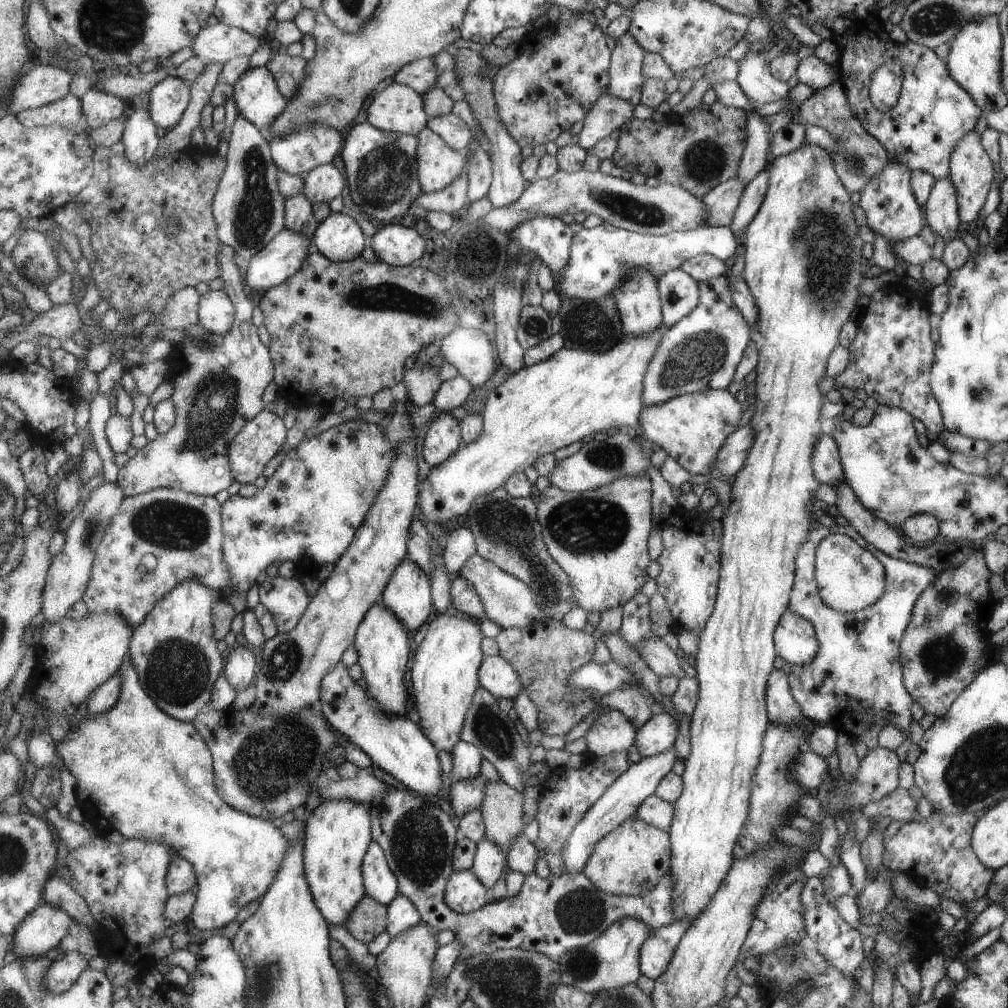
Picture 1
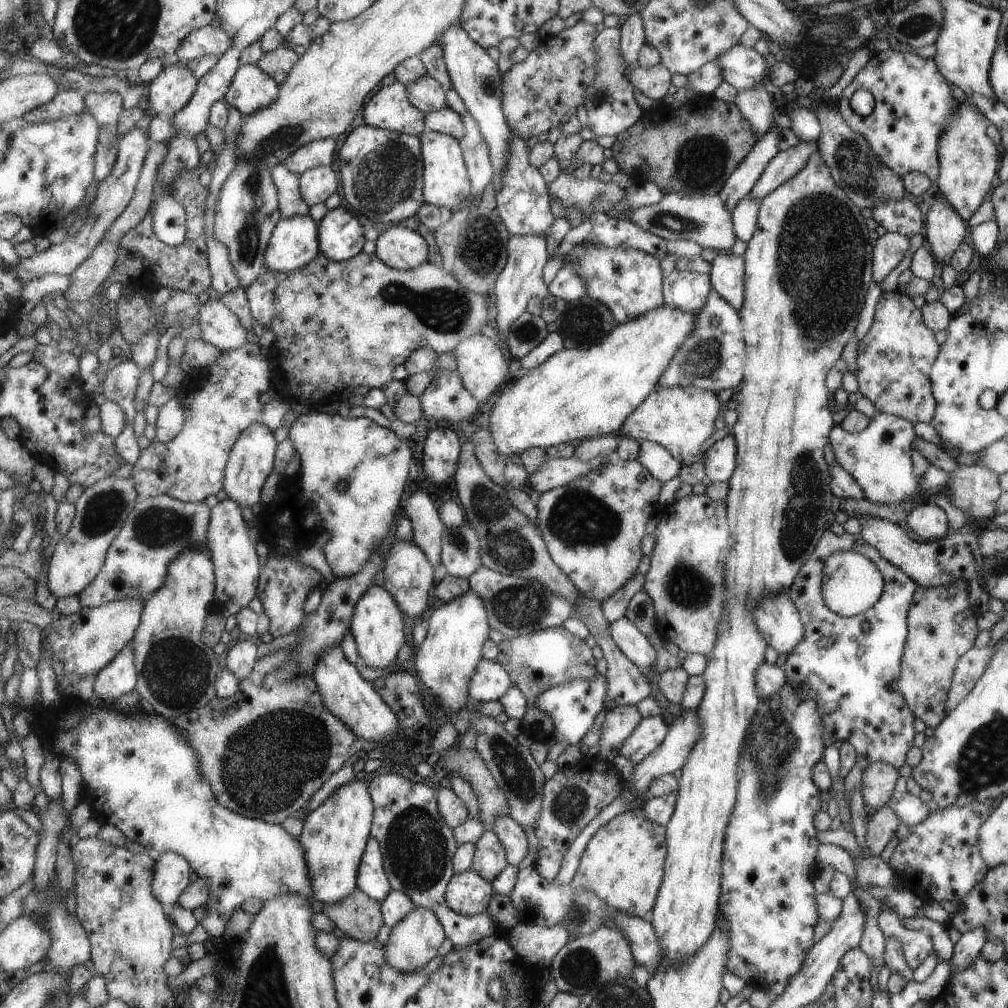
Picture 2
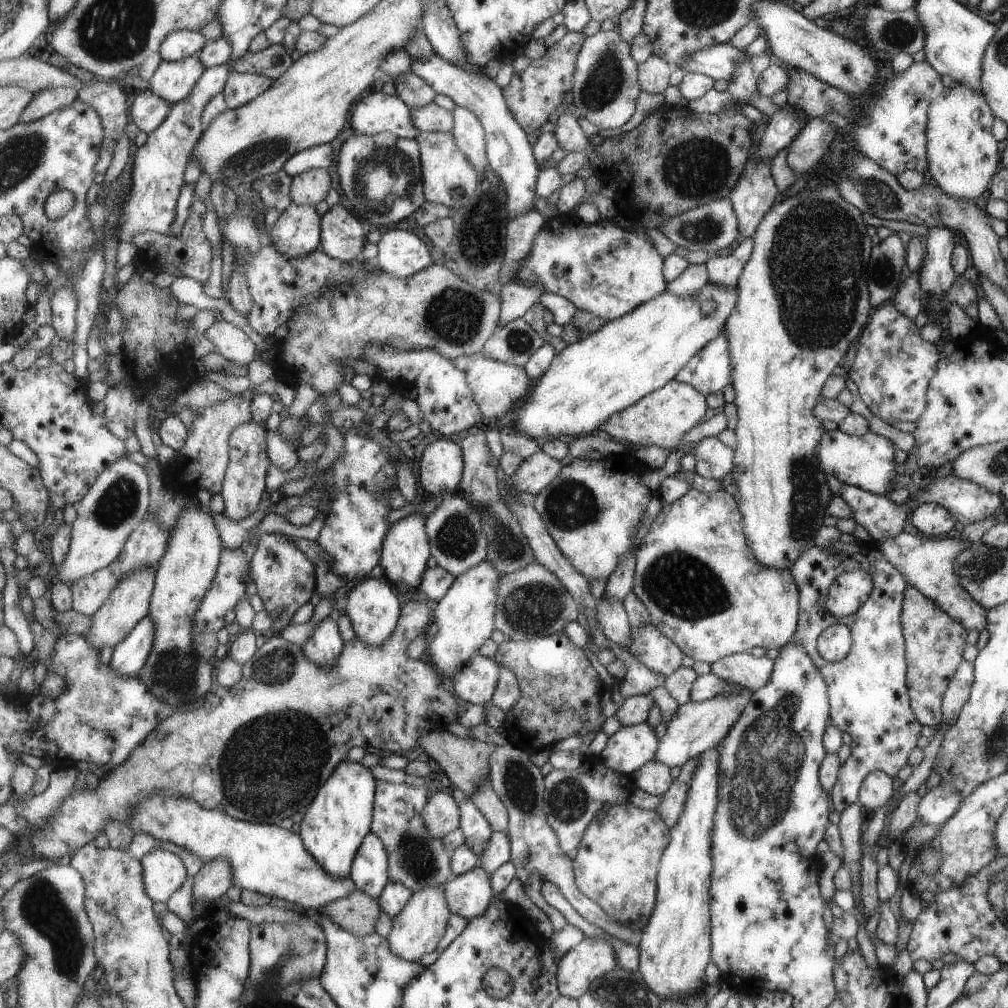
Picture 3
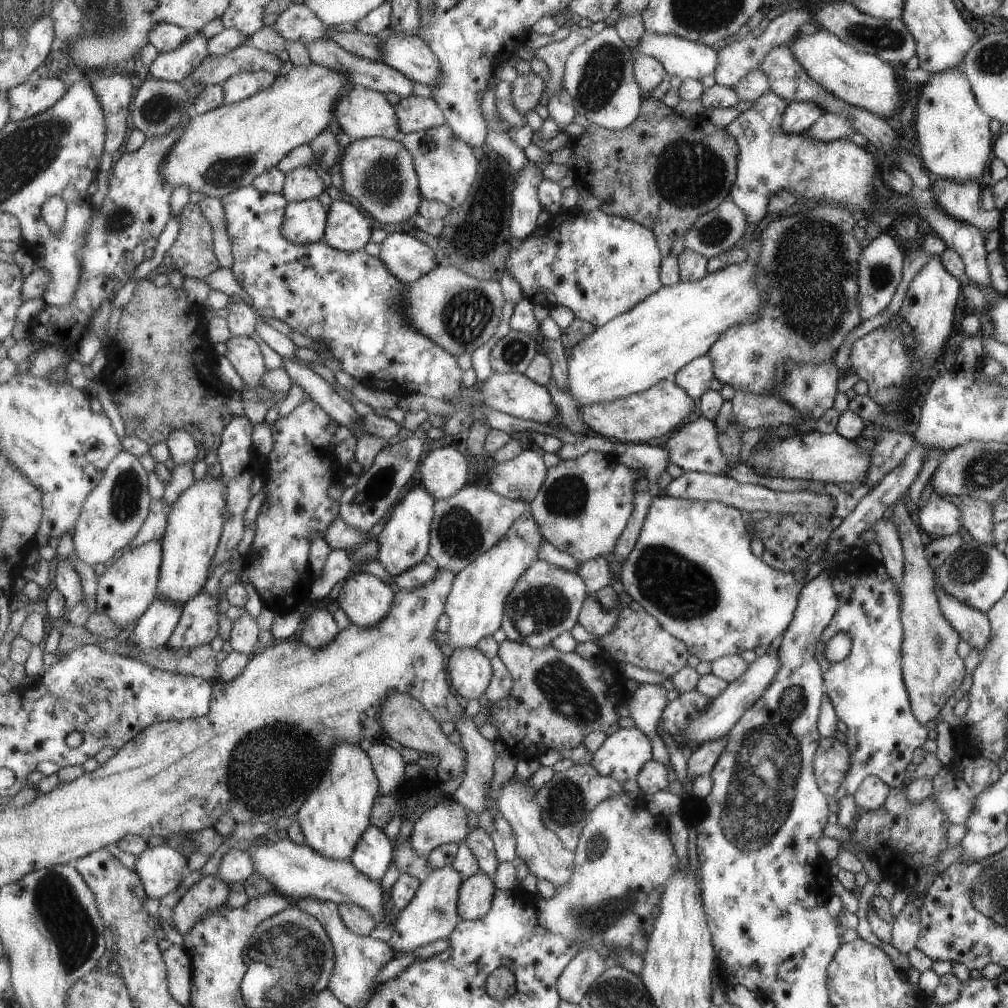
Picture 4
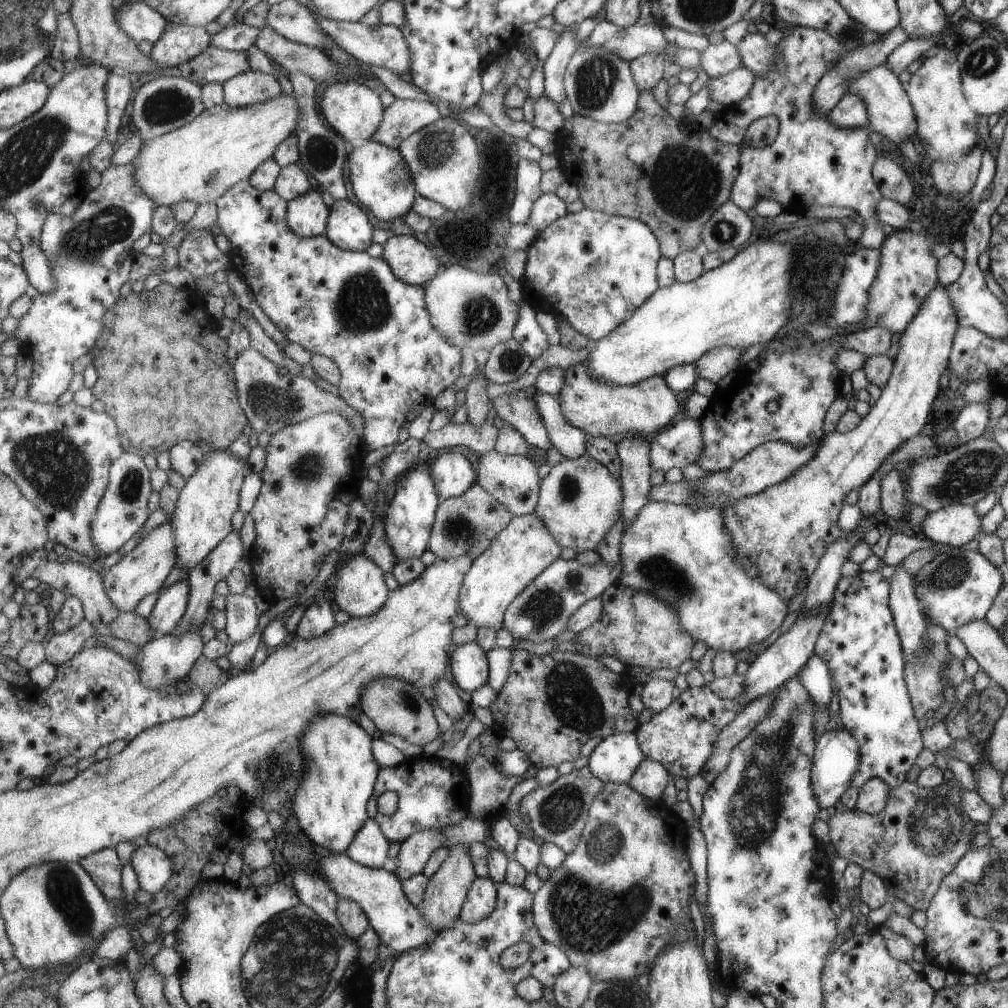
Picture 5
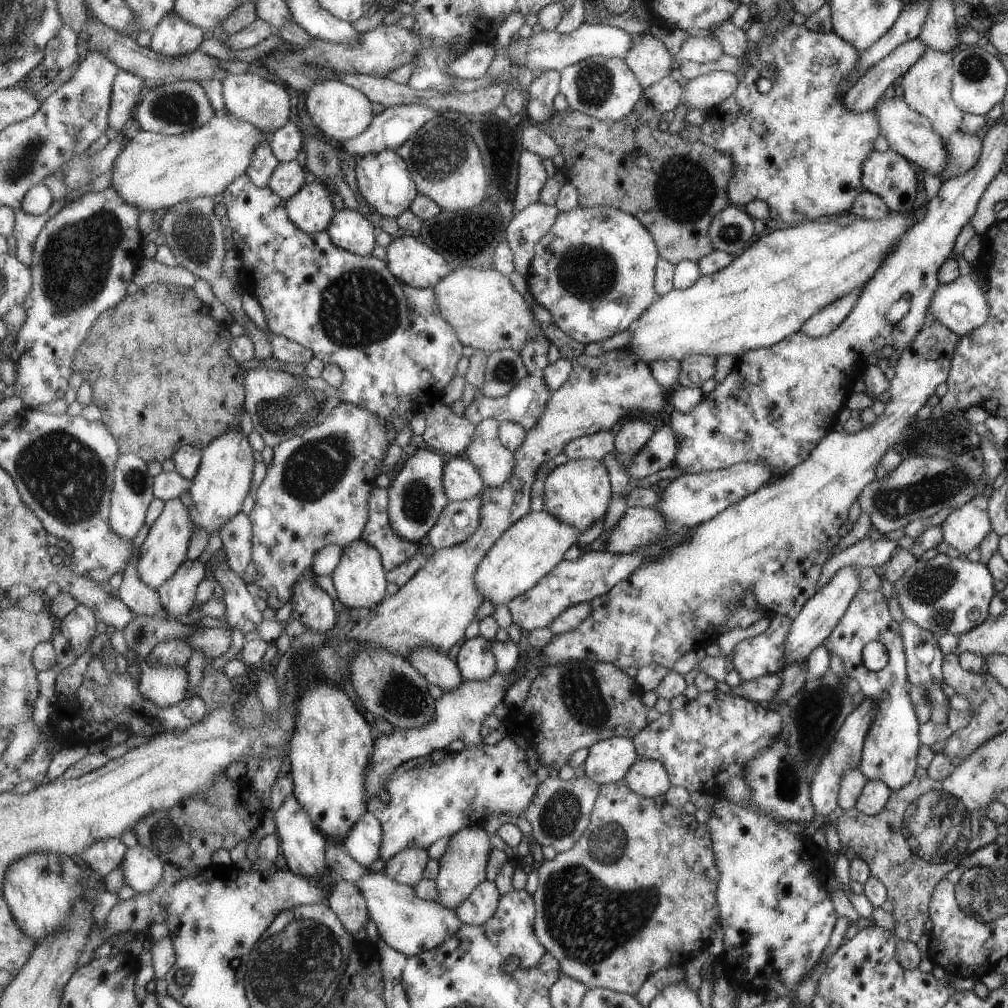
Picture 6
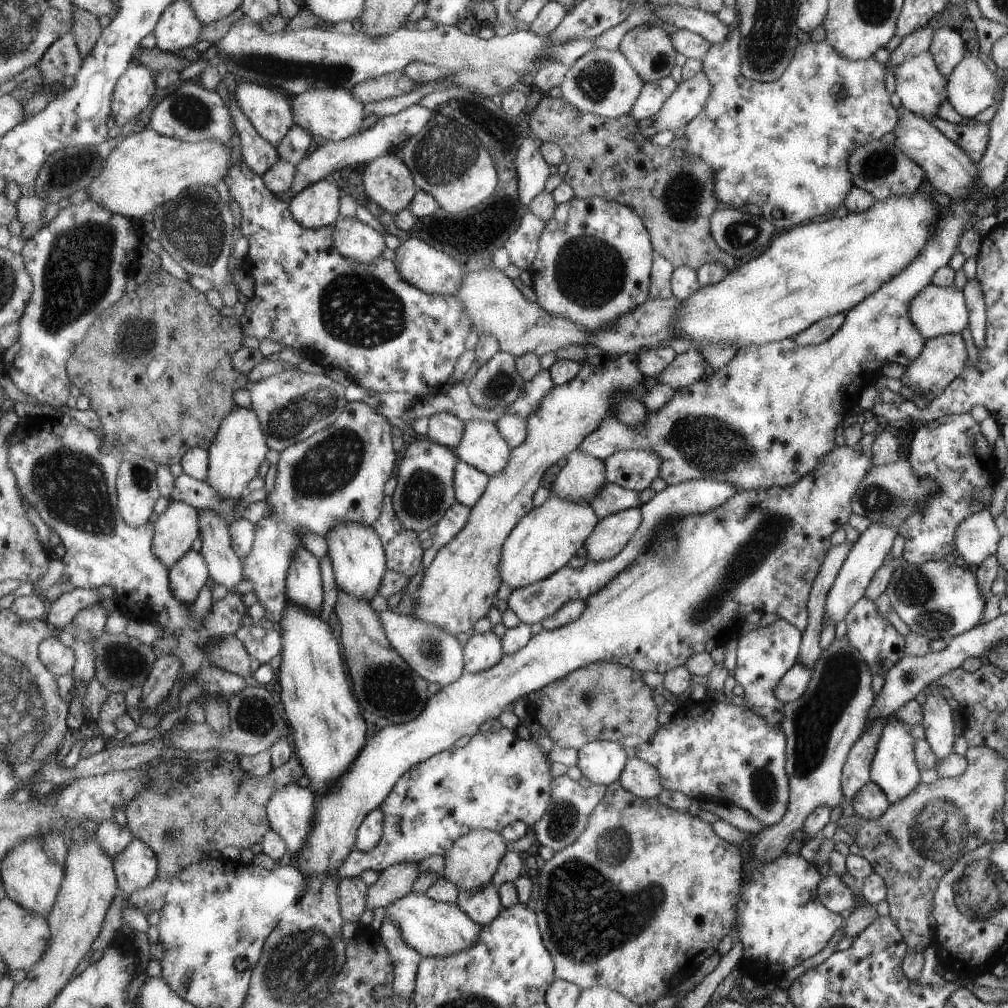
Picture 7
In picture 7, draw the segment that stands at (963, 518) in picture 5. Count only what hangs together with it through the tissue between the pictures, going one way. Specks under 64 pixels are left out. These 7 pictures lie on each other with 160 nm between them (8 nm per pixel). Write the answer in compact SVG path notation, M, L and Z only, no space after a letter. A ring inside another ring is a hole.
M987 508L978 510L956 528L956 552L973 569L995 554L1001 537Z

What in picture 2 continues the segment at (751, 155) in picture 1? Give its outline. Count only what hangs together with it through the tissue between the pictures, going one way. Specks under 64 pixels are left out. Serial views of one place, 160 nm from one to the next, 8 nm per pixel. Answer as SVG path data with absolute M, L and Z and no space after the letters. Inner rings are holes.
M757 83L751 88L738 90L734 103L739 107L740 113L751 123L757 139L773 126L771 118L775 114L775 109L762 84Z

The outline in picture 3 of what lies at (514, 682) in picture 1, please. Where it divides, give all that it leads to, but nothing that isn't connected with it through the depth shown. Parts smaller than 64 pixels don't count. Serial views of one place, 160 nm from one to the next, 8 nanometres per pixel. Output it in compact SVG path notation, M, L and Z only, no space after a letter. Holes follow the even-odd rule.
M479 653L456 674L452 685L463 700L485 705L496 693L501 671L500 663Z

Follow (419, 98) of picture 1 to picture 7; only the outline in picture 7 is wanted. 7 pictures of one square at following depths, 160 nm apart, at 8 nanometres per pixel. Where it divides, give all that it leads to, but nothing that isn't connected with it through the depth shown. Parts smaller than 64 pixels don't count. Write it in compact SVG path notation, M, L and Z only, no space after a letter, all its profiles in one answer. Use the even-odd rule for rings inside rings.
M316 88L299 93L292 103L297 125L301 125L313 135L322 136L328 141L342 141L356 134L363 126L365 103L344 88Z

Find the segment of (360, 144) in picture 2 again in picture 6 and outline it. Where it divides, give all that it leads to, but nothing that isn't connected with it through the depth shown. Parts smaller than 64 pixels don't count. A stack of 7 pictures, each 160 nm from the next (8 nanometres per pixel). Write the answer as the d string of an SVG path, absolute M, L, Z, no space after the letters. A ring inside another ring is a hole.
M383 150L359 157L355 169L361 196L381 216L397 218L411 208L411 204L420 194L408 163L396 151Z

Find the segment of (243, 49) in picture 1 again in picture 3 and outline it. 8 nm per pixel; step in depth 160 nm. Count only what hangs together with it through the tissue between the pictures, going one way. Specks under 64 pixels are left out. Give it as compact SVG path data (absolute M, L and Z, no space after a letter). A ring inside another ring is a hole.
M179 29L165 37L159 52L165 61L178 61L199 53L208 42L199 31Z

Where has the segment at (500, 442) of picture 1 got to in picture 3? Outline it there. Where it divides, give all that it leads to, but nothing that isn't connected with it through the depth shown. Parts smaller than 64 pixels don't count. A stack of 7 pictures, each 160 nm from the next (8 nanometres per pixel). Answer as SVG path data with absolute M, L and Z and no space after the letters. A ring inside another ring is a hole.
M707 282L697 293L680 297L671 291L665 291L659 297L638 306L633 312L607 321L595 334L575 341L562 350L551 363L548 371L534 384L530 392L515 410L515 428L532 439L545 436L588 435L599 432L599 428L613 414L628 409L644 396L662 389L676 378L689 358L699 352L724 330L728 317L739 300L739 291L735 287L714 285Z

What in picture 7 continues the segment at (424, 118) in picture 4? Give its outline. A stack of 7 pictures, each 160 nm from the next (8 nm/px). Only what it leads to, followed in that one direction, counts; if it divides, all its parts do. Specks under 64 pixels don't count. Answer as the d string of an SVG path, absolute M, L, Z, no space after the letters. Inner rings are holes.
M417 103L396 114L384 116L372 128L361 132L357 136L351 136L342 141L328 141L322 146L316 146L310 152L310 155L296 166L296 179L290 191L284 195L279 195L279 197L289 201L304 188L325 179L331 172L337 172L337 170L353 166L353 164L373 162L376 158L389 153L397 155L410 138L413 138L427 126L428 120L432 119L435 113L435 110L425 108Z

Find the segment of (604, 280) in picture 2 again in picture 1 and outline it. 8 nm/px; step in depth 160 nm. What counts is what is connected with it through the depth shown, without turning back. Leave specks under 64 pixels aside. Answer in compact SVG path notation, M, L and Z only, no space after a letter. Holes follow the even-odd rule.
M637 270L635 280L641 280L637 290L617 287L616 296L624 330L629 335L643 336L663 326L664 314L658 278L650 270Z

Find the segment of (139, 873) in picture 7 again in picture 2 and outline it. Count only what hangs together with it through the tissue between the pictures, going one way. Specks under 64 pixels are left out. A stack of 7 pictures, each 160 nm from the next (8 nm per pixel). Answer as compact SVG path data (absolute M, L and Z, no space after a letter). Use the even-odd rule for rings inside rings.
M173 851L161 854L156 860L152 887L156 897L168 909L176 905L191 884L191 866L188 858Z

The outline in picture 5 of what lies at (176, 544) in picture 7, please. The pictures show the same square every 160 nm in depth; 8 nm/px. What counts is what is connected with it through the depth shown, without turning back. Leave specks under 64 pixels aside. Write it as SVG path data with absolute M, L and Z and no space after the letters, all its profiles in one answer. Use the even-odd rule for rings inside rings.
M167 485L160 492L160 502L164 512L170 516L169 521L155 527L123 558L117 562L110 561L108 563L108 567L104 572L104 585L114 607L119 608L122 613L134 611L145 596L161 591L167 576L171 574L173 568L176 568L176 534L171 520L177 508L179 497L180 491L173 488L173 486Z

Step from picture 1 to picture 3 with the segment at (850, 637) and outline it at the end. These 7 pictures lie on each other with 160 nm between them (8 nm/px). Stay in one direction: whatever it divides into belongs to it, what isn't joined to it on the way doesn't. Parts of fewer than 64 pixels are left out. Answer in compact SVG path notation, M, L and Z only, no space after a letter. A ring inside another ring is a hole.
M835 541L833 544L824 543L822 547L813 546L801 553L789 569L790 574L799 588L799 617L796 620L796 632L792 634L792 640L797 641L806 651L809 658L816 665L817 670L824 677L828 691L828 722L841 732L847 732L851 737L850 755L839 766L836 774L836 784L832 786L829 794L832 794L833 808L841 812L859 796L859 788L865 777L872 771L883 771L891 778L896 776L899 769L906 764L908 754L911 752L917 738L919 738L920 721L912 710L905 677L907 676L907 659L903 658L903 637L901 634L900 612L903 608L904 590L907 580L884 557L884 553L878 549L872 541L855 543L842 543ZM865 576L872 582L867 600L863 600L855 612L844 617L834 617L824 610L824 602L827 592L837 586L850 584L852 578ZM830 624L848 624L852 643L845 655L837 662L823 660L816 649L816 638L822 630Z

